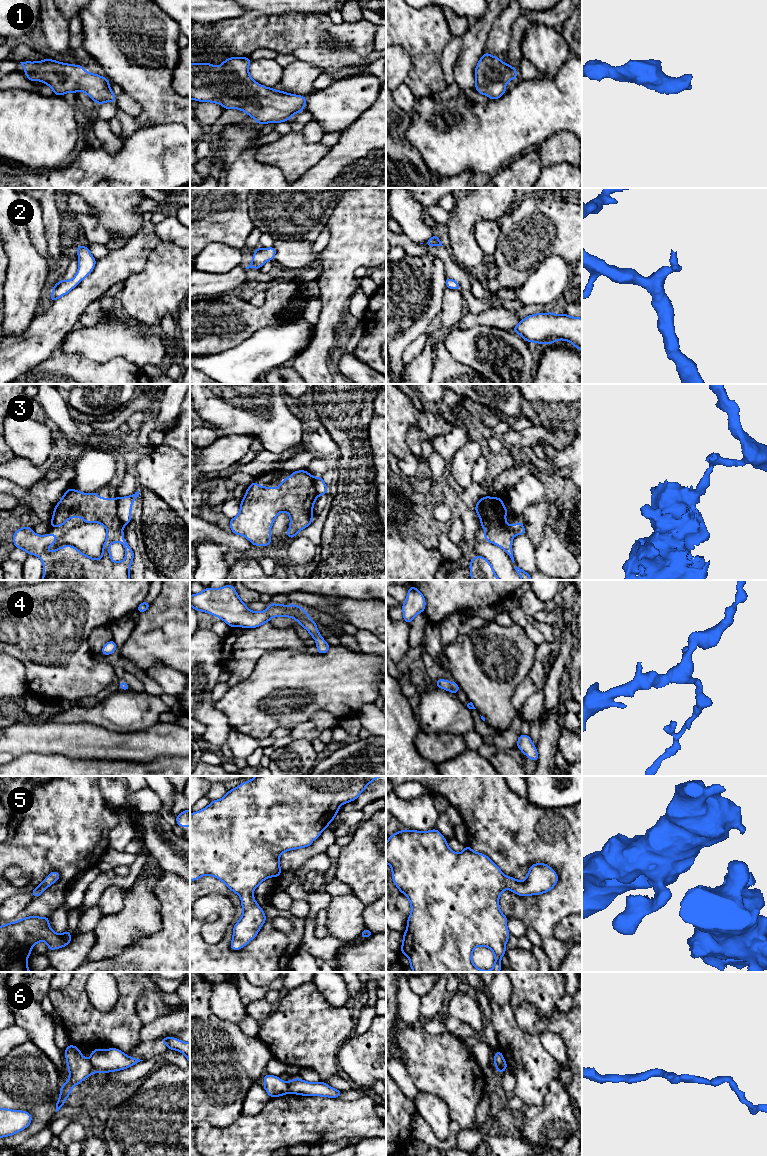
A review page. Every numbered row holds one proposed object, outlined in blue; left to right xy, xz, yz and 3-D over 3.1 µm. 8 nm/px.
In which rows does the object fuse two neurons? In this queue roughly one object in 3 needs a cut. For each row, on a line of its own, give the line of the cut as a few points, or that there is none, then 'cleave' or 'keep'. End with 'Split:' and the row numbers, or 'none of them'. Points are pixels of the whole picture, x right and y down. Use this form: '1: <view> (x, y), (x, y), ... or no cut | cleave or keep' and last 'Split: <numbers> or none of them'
1: no cut | keep
2: no cut | keep
3: yz (491, 497), (493, 512), (481, 520) | cleave
4: no cut | keep
5: no cut | keep
6: xy (88, 1059), (95, 1071) | cleave
Split: 3, 6

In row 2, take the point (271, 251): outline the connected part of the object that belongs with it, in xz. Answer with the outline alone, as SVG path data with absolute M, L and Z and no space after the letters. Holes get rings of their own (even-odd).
M272 246L267 249L259 247L254 251L251 264L245 268L246 269L249 269L249 268L260 269L266 261L268 260L273 261L275 255L276 255L275 247Z

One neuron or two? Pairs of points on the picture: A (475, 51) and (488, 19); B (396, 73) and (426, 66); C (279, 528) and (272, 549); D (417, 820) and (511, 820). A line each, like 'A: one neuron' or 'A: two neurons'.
A: one neuron
B: two neurons
C: one neuron
D: two neurons

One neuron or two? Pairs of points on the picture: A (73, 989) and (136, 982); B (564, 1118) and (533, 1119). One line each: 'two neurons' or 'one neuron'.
A: one neuron
B: one neuron

